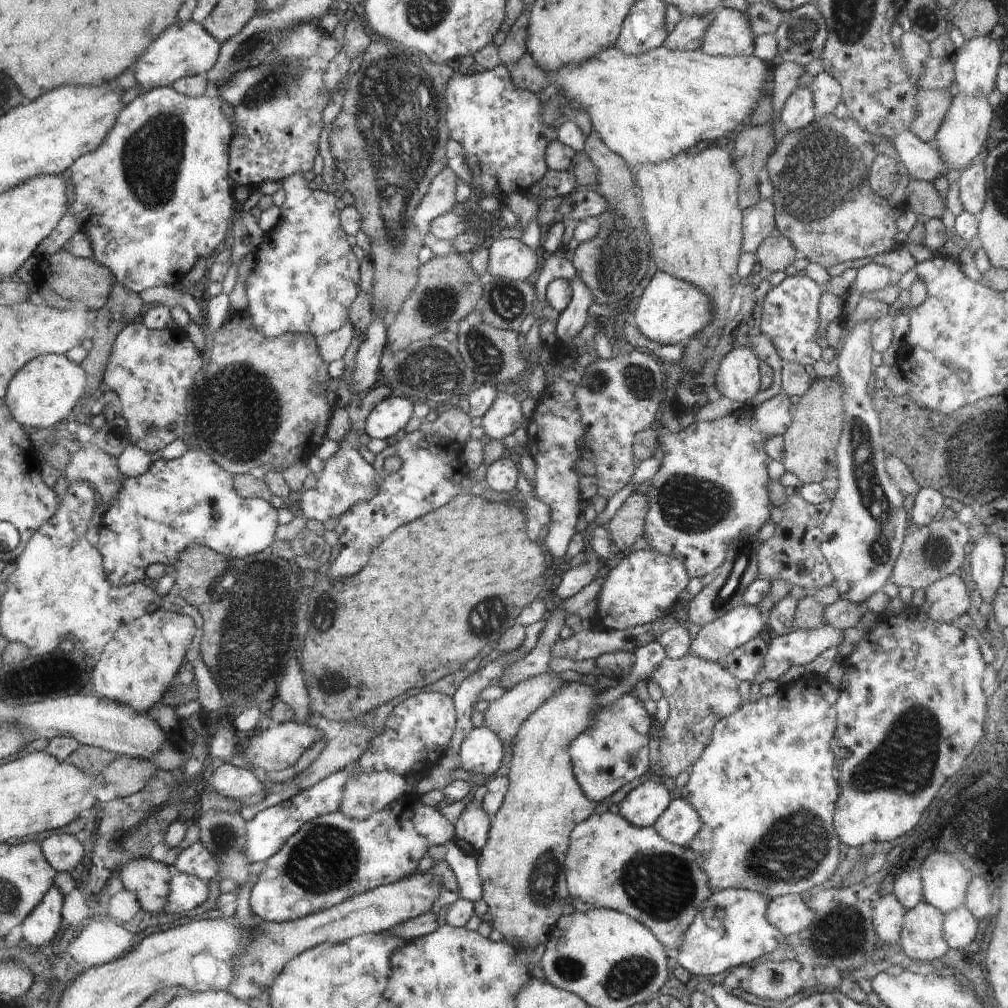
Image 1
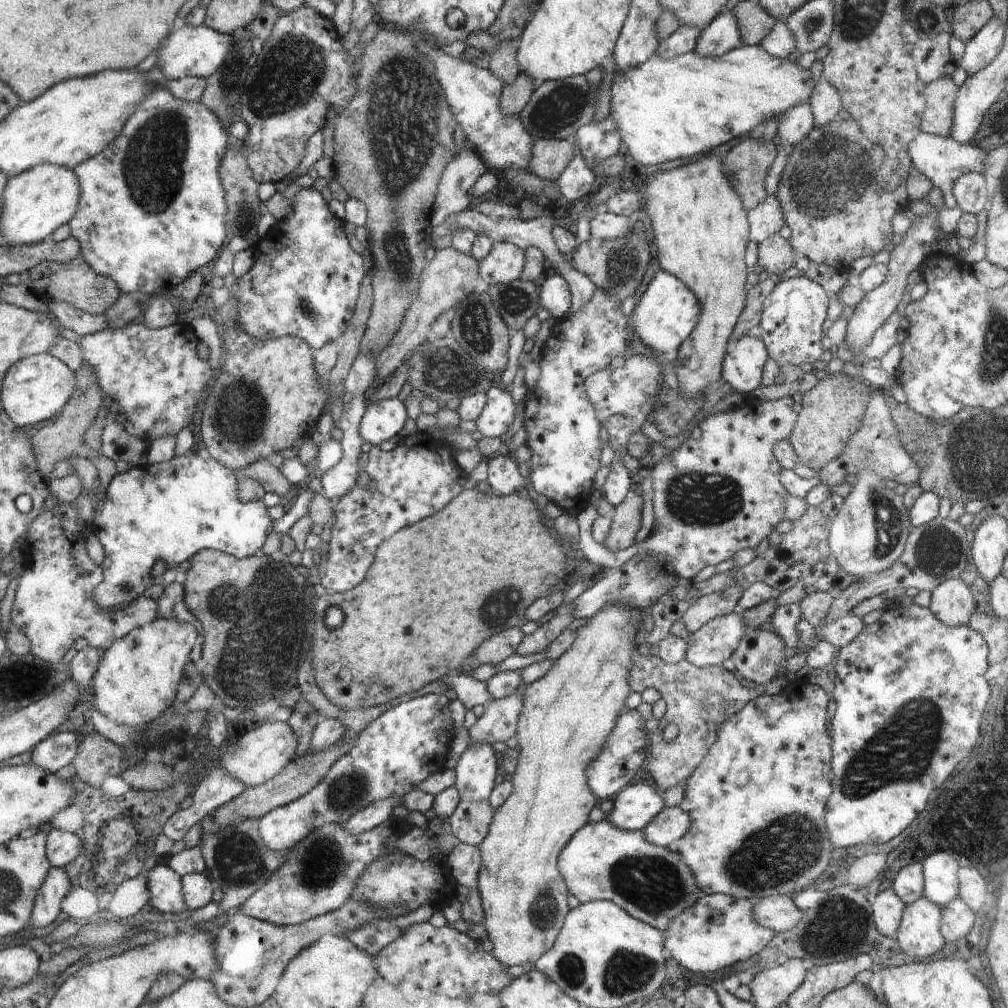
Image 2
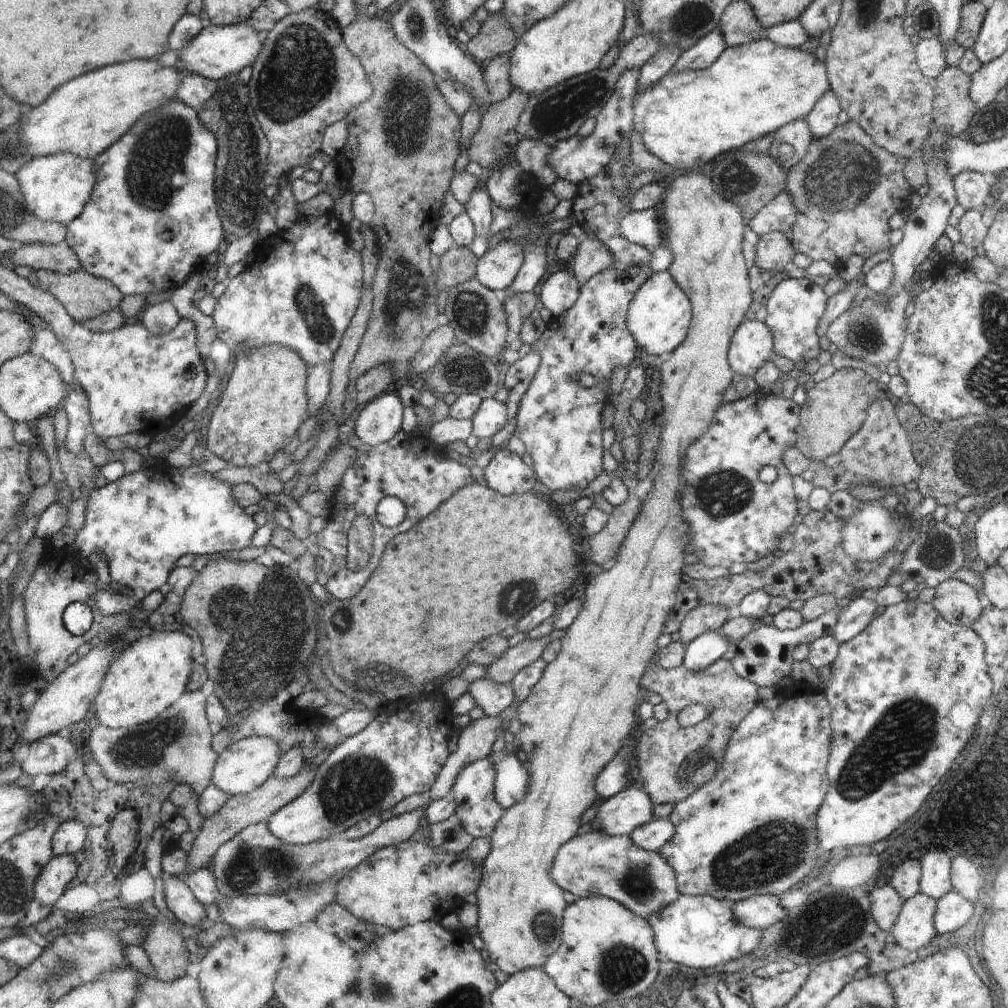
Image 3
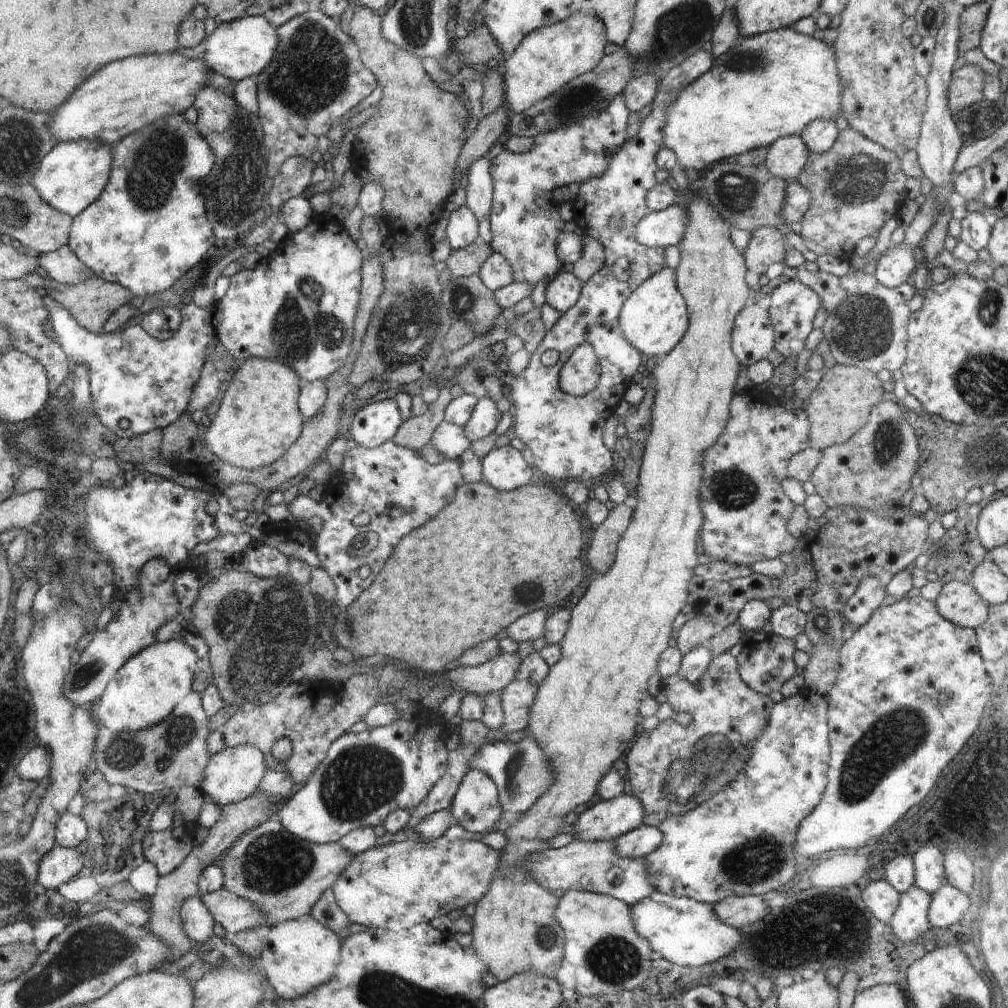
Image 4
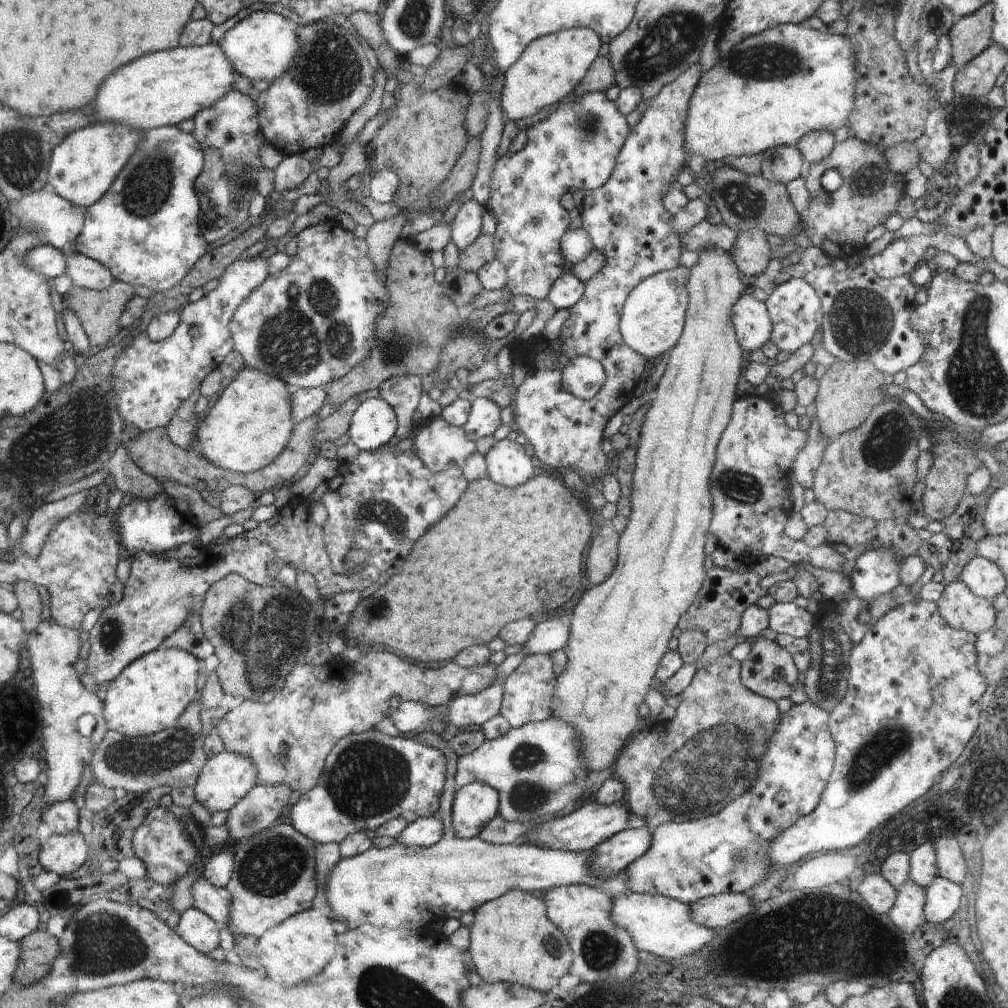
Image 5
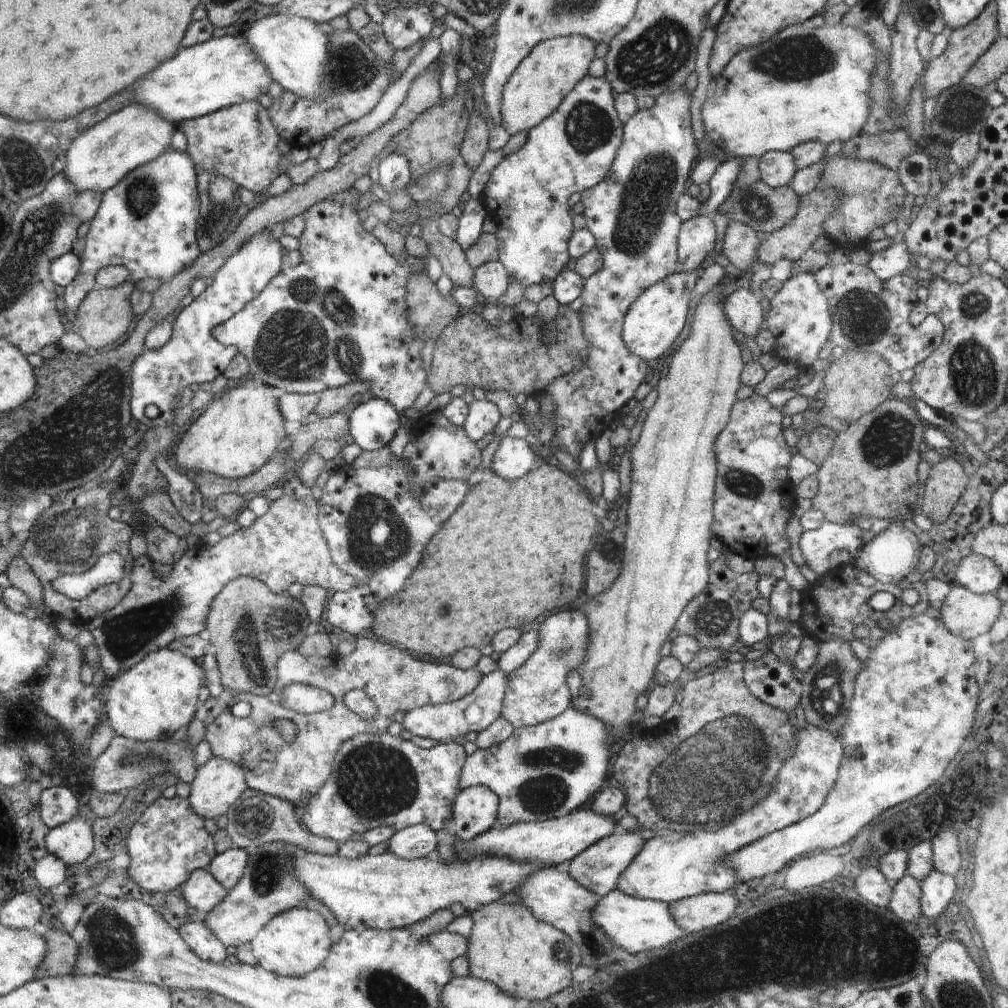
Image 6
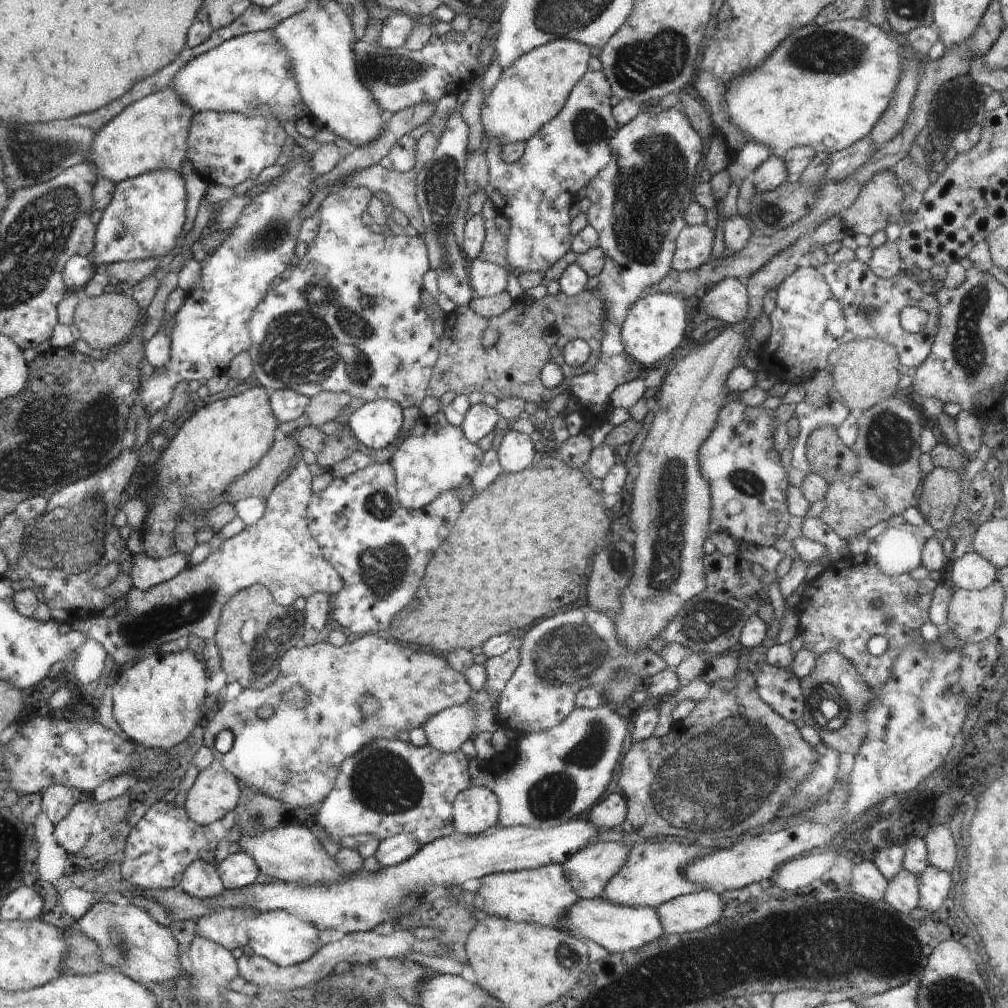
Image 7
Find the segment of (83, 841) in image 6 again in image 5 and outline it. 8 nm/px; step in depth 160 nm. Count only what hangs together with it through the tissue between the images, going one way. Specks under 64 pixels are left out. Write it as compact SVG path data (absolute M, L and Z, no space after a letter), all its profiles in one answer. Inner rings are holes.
M80 831L63 835L52 835L40 849L39 862L34 868L66 877L78 870L88 860L89 846Z

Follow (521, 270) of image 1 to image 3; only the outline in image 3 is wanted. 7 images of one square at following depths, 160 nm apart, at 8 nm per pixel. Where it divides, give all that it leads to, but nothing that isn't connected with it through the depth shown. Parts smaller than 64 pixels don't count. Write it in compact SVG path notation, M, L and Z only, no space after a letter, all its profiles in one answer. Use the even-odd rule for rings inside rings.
M500 241L479 257L476 278L490 290L503 293L516 278L523 263L522 243Z

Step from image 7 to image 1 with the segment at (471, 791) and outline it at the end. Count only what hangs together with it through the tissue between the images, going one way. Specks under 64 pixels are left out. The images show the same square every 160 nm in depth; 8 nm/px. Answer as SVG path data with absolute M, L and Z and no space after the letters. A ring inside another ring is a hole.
M473 727L459 748L459 766L478 776L494 776L505 756L502 742L488 727ZM481 800L469 801L455 823L455 845L465 855L478 856L489 840L491 819Z

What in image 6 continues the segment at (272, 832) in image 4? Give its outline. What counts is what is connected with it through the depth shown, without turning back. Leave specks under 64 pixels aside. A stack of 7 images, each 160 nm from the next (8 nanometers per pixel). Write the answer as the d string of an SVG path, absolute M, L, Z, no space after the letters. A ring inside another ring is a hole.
M284 843L263 845L247 861L243 876L227 898L203 917L204 924L220 938L225 947L251 943L268 921L288 909L303 906L306 897L310 899L307 888L299 883L291 863L295 861L294 850L298 850L298 847Z

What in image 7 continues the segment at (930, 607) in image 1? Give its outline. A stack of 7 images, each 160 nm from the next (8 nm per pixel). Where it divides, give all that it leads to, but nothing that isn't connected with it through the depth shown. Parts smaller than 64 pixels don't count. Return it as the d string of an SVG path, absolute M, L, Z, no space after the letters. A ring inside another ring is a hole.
M998 581L980 591L953 588L946 628L958 638L960 644L982 642L1002 625L1003 603L1004 590Z

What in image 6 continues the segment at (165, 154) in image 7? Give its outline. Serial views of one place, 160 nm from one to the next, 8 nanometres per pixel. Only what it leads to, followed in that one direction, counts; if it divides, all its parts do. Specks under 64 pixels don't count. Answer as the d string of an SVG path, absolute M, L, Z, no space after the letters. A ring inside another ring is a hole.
M134 102L118 113L112 113L98 125L86 129L72 141L66 152L64 174L78 192L104 193L118 185L128 173L155 161L163 152L172 148L170 140L175 127L159 112Z

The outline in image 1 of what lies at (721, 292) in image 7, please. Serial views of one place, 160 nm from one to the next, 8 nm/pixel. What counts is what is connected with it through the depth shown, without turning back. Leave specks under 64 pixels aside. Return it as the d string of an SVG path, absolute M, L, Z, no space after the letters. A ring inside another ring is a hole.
M750 345L733 348L719 363L715 387L721 396L740 404L749 403L761 390L760 359Z

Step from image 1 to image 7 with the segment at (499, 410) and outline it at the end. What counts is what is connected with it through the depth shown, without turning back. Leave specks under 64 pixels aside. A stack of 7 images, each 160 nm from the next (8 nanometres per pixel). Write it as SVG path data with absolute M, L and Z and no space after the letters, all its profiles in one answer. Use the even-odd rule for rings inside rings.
M484 402L478 403L468 409L460 427L472 443L477 443L494 430L496 422L500 418L501 416L495 408Z

